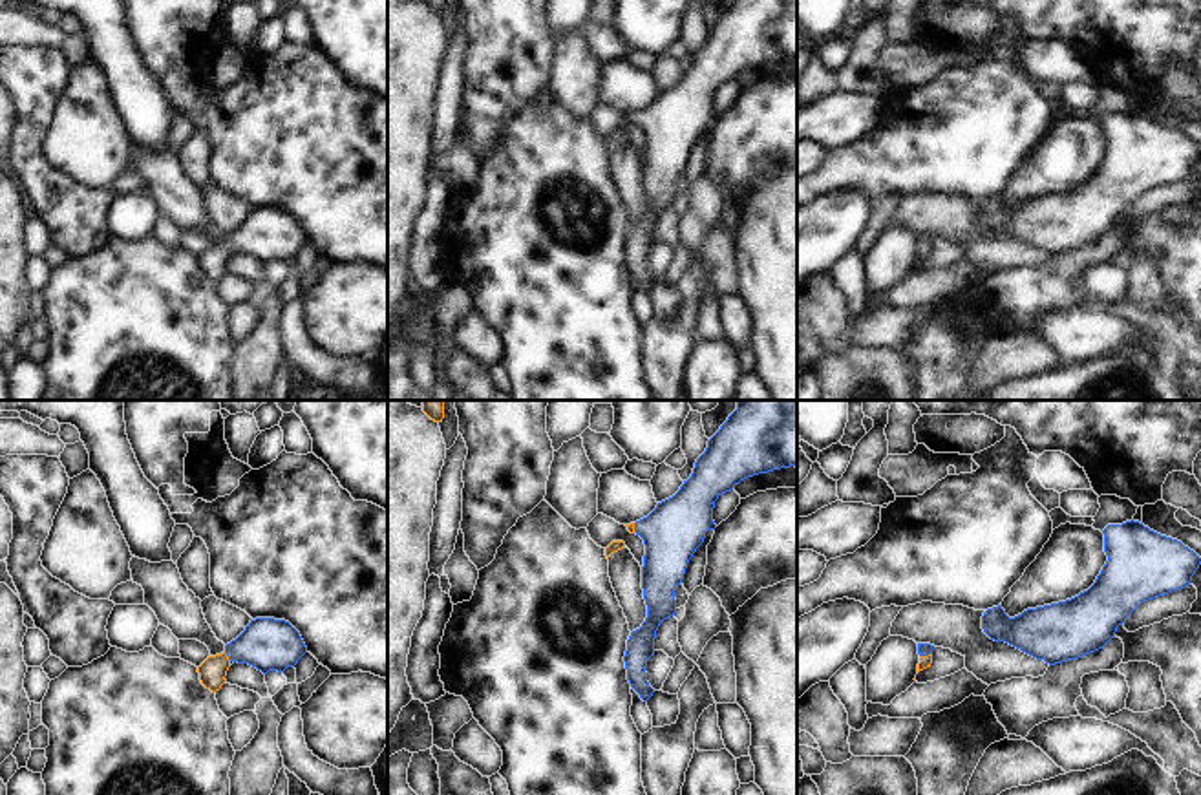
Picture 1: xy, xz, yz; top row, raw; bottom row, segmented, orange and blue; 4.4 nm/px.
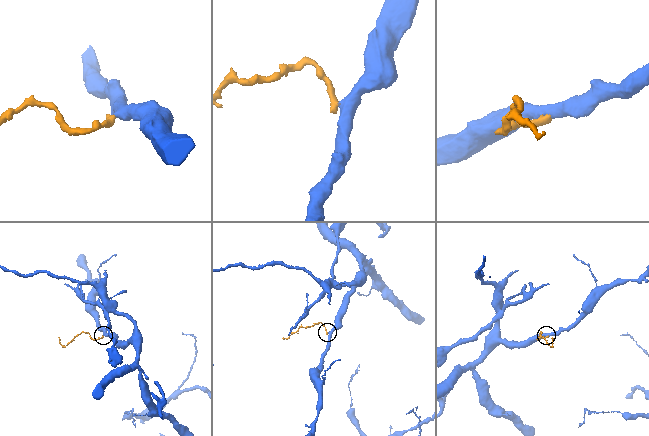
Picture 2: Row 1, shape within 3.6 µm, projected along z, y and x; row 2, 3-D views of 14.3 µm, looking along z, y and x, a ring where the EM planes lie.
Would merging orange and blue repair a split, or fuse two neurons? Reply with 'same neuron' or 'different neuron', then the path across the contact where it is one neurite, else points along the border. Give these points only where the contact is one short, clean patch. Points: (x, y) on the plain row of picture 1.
same neuron; way xy (212, 262), (227, 247), (238, 240), (267, 234)

